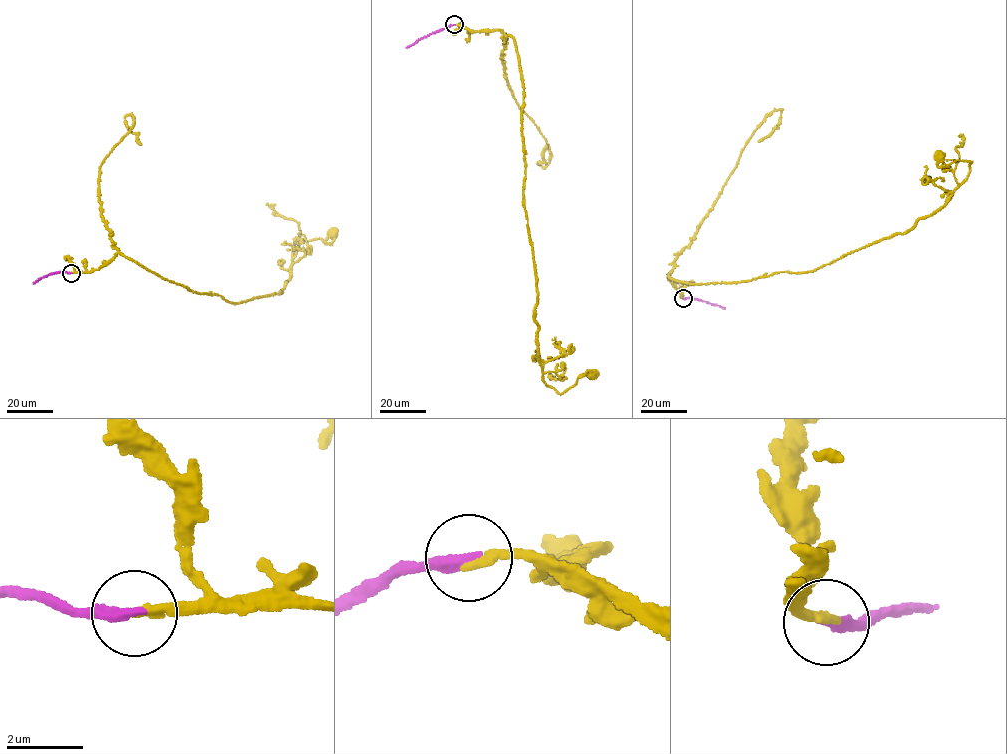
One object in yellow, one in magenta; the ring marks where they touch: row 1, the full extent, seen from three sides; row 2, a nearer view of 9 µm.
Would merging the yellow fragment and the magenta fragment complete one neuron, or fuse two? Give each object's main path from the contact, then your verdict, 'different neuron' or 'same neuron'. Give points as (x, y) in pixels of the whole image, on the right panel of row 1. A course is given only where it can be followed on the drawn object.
yellow runs (682, 298), (669, 273), (694, 284), (814, 271), (906, 233), (969, 172), (971, 162), (940, 158); magenta runs (682, 298), (699, 299), (725, 309); same neuron

